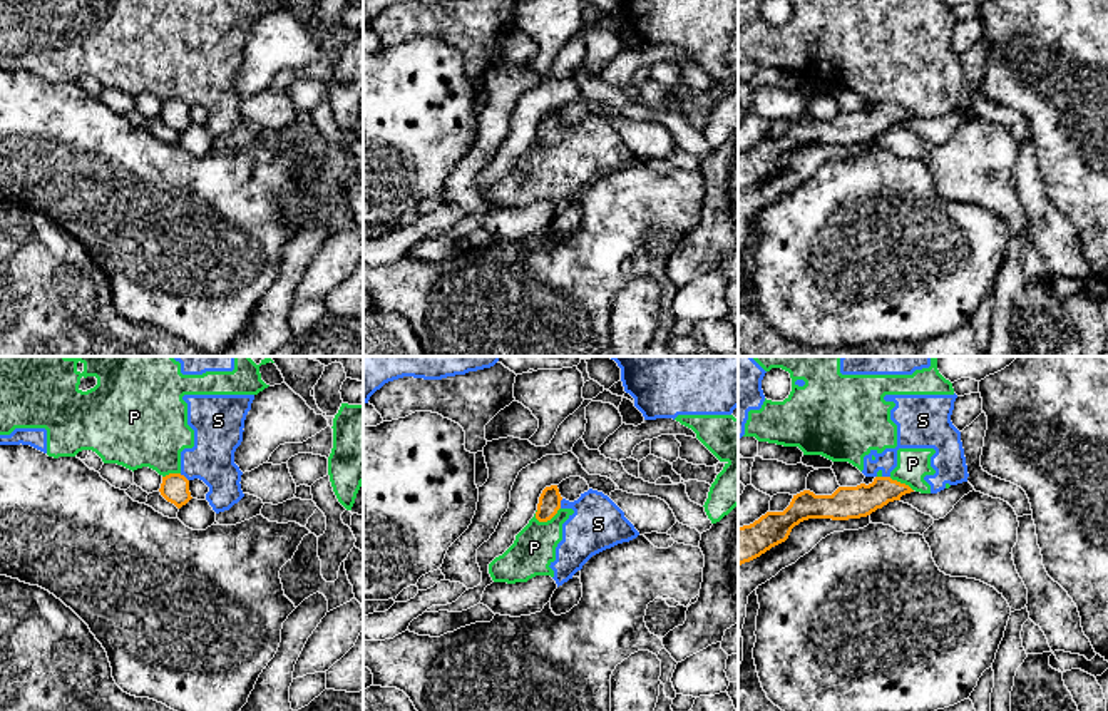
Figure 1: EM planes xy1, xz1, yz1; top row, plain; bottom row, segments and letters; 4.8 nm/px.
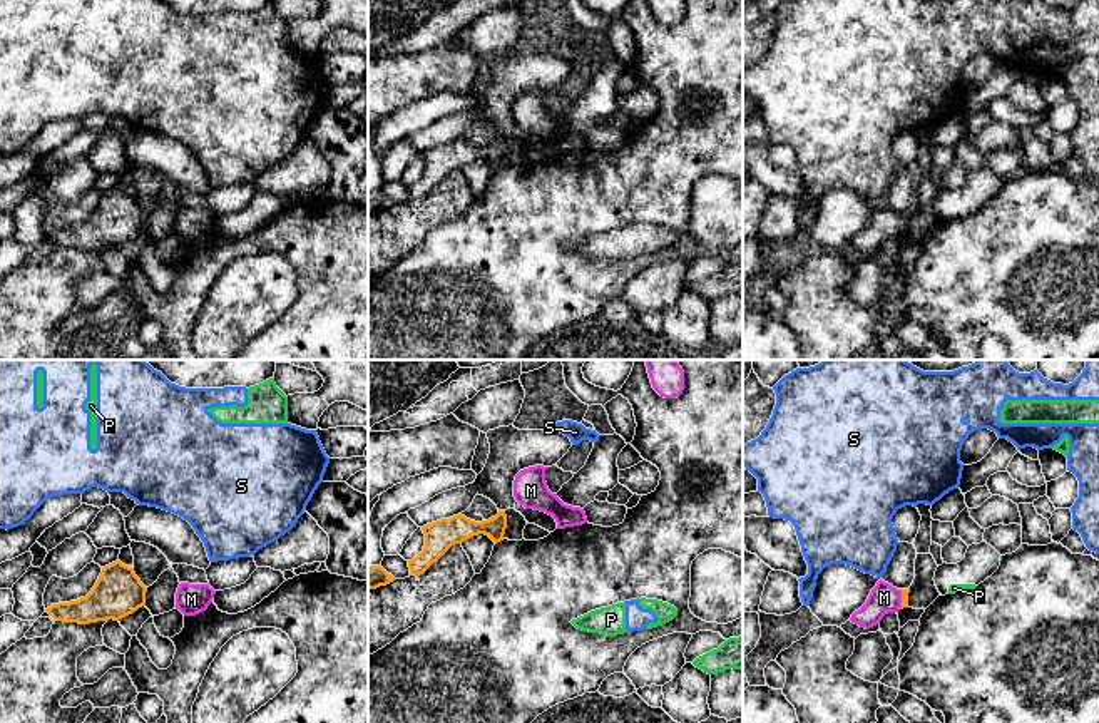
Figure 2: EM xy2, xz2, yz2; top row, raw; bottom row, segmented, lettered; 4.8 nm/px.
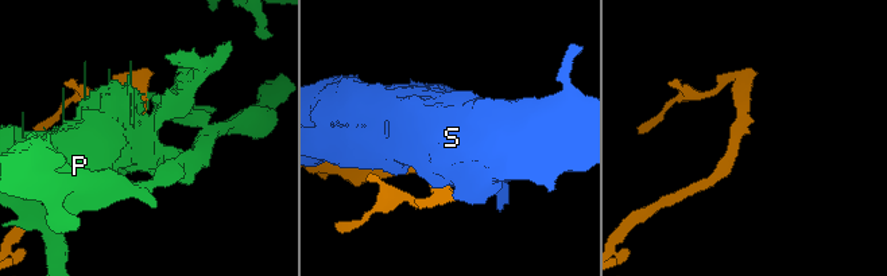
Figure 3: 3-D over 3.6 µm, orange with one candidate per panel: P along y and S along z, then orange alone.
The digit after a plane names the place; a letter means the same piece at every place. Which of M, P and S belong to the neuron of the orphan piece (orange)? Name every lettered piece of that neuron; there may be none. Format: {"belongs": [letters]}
{"belongs": ["M"]}

